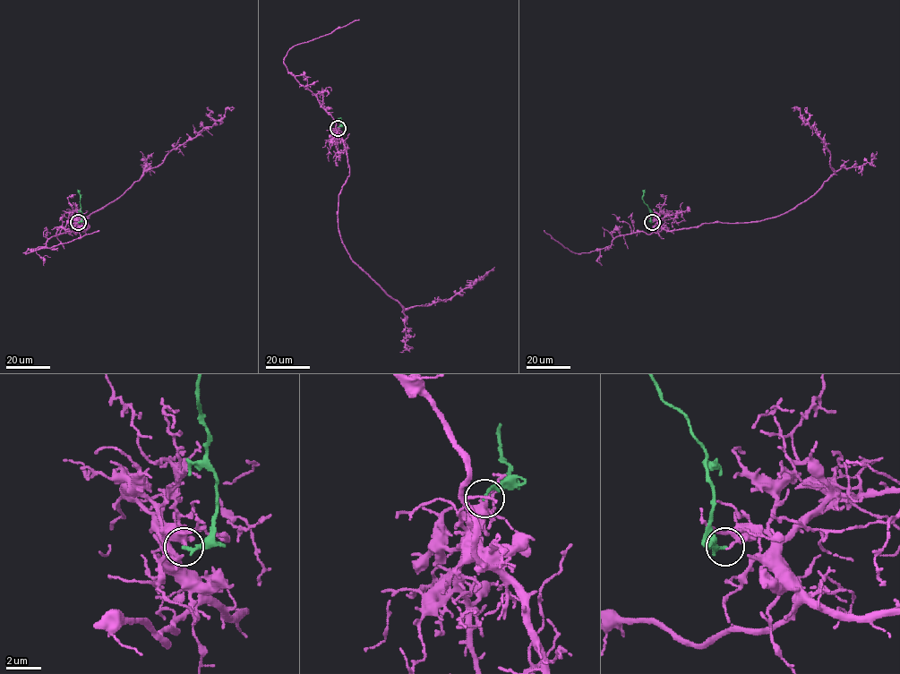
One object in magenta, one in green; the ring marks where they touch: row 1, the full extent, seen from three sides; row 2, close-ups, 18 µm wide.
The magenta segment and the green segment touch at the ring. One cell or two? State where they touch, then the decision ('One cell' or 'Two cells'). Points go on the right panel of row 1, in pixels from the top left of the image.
Place: (652, 222). Two cells

